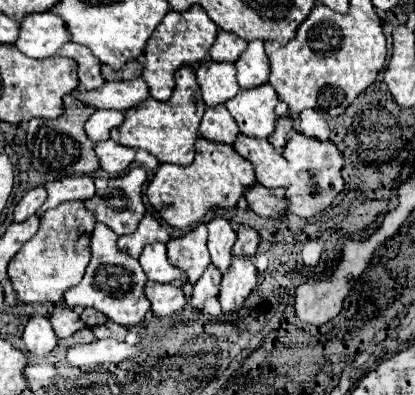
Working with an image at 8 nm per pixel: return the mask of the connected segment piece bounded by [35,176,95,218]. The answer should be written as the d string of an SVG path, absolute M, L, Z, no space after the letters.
M69 176L61 178L55 182L49 182L43 186L47 190L47 200L43 206L35 212L35 216L43 216L49 208L57 208L63 202L73 202L73 200L87 200L95 194L93 178L89 176Z

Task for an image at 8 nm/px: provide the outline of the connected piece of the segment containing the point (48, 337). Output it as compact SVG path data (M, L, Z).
M33 316L27 322L25 332L23 332L23 340L25 340L27 350L37 356L49 354L57 346L57 338L51 328L51 322L43 316Z

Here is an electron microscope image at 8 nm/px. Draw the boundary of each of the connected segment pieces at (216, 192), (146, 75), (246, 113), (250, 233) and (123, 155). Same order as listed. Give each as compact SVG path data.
M207 138L195 140L195 160L189 166L159 164L145 188L145 196L159 216L175 228L191 228L201 222L205 212L213 206L233 208L247 186L255 184L251 162L243 160L233 146L213 142Z
M193 4L185 12L169 10L165 18L159 22L159 26L153 30L153 34L149 36L147 48L145 48L145 66L143 66L141 78L147 82L151 98L167 100L167 96L171 96L175 86L173 82L175 68L179 68L179 64L193 66L197 60L209 58L207 48L211 48L215 36L217 36L217 26L213 20L209 20L207 12L199 8L199 4Z
M259 84L255 88L243 88L233 98L225 102L225 108L235 118L239 130L247 136L267 138L273 132L277 120L273 108L277 104L277 94L269 84Z
M239 226L233 254L235 256L255 256L257 244L259 244L259 234L251 226Z
M103 140L95 144L95 154L101 162L101 170L109 176L121 176L135 160L135 150L127 146L119 146L113 140Z

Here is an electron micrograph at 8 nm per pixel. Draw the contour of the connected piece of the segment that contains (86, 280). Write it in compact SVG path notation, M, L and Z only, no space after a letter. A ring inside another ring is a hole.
M101 222L95 224L89 250L91 250L91 260L87 264L85 276L77 286L73 286L65 292L65 298L63 298L65 304L69 308L77 308L77 306L95 308L97 312L105 314L109 320L113 320L121 326L139 324L143 320L143 316L147 314L147 310L151 310L151 302L147 300L147 296L143 292L145 284L147 284L147 276L145 276L141 264L133 256L127 256L127 252L121 252L117 248L117 234Z

